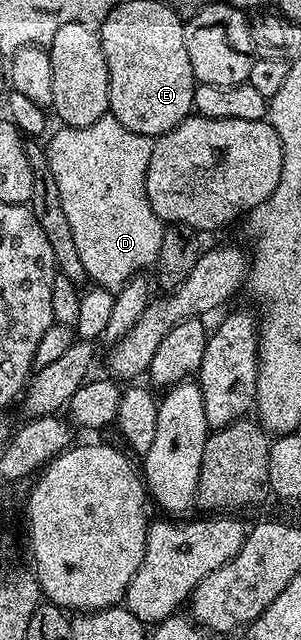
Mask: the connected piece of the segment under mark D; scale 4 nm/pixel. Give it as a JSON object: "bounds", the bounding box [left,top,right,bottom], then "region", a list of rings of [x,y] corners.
{"bounds":[45,115,165,291],"region":[[[110,115],[97,119],[97,123],[89,123],[89,127],[63,127],[60,130],[60,133],[52,135],[51,142],[46,142],[45,148],[77,254],[84,263],[88,278],[96,286],[118,291],[140,271],[154,266],[161,247],[165,225],[153,211],[145,187],[152,138],[129,131],[129,127]]]}

